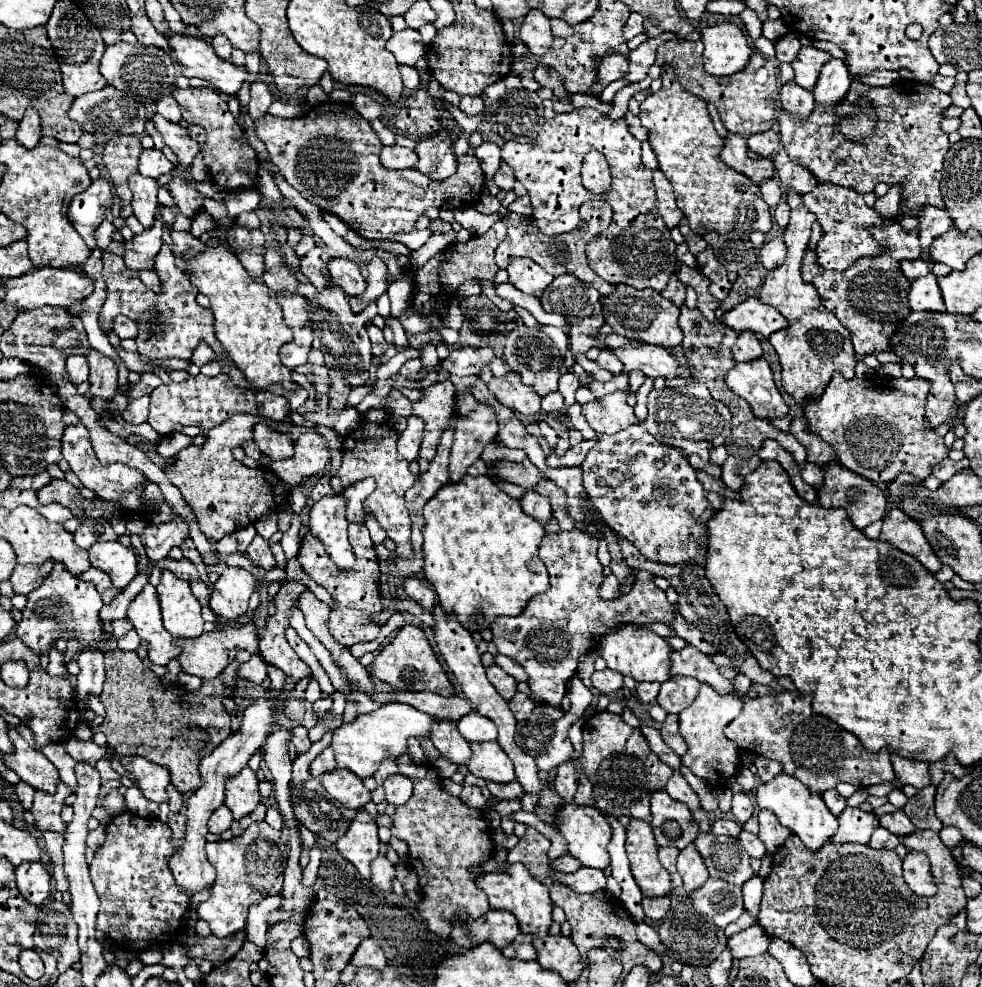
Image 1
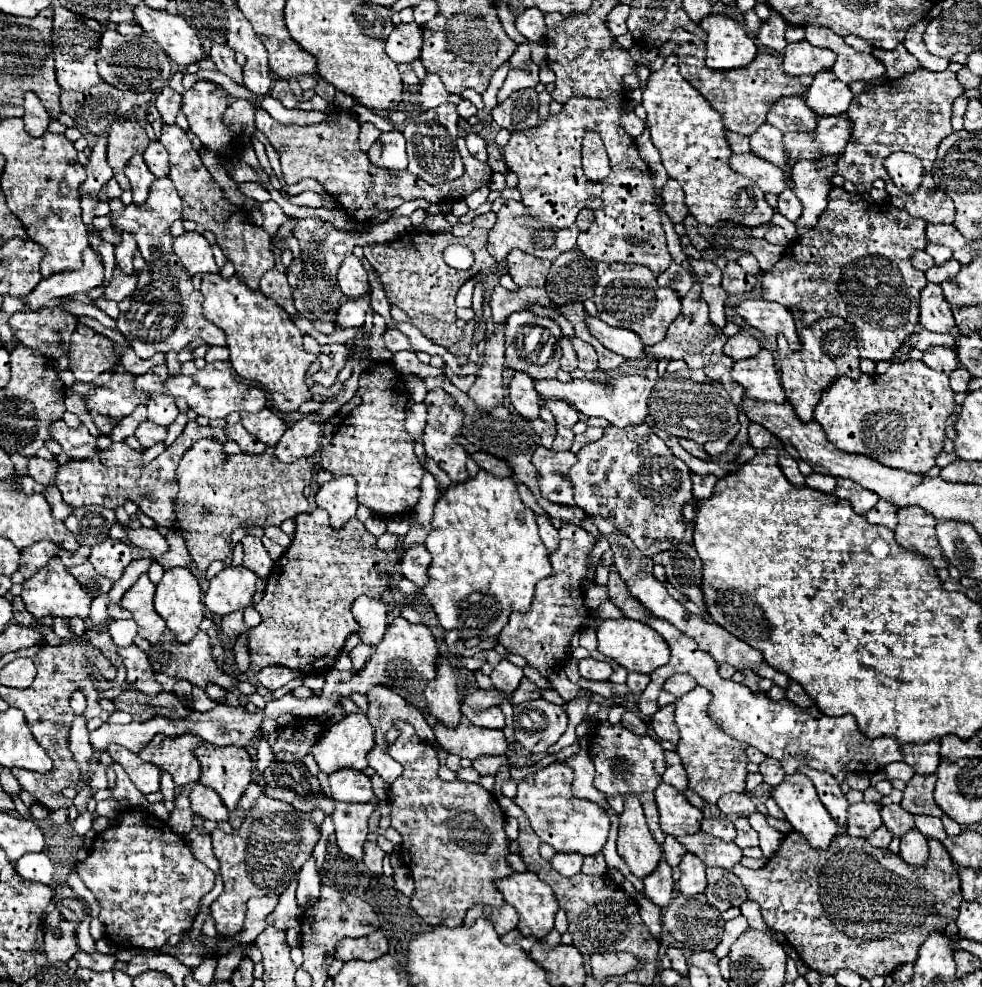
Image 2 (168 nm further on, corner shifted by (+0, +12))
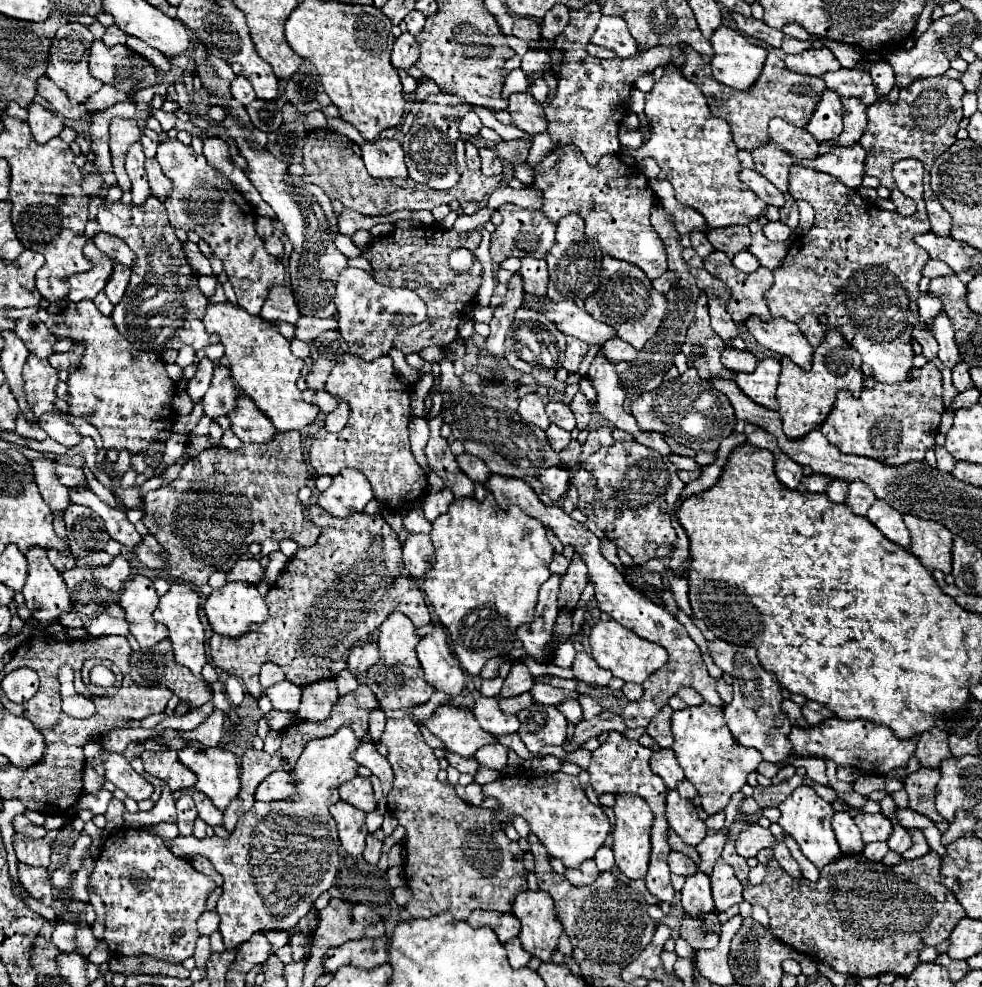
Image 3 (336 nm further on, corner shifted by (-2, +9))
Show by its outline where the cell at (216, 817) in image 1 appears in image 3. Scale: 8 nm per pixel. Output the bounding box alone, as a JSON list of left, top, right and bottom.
[193,792,223,826]

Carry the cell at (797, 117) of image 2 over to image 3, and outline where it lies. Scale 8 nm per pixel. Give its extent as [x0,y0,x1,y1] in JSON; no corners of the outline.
[769,118,819,162]

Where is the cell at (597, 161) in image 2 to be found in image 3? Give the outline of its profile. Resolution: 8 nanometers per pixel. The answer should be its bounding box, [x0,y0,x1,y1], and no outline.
[545,2,685,166]

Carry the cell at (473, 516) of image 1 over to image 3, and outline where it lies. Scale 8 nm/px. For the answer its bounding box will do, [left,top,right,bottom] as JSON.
[423,500,553,674]

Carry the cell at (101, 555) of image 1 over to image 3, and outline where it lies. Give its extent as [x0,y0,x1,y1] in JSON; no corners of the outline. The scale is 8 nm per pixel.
[93,556,131,592]

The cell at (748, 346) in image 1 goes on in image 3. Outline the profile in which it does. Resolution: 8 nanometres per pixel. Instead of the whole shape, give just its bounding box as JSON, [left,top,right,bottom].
[721,348,757,372]

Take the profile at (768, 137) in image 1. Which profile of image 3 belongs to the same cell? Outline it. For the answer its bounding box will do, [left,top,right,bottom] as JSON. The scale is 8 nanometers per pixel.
[753,142,795,194]

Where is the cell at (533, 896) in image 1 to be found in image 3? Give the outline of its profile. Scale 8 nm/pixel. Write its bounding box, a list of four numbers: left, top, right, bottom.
[513,890,563,962]

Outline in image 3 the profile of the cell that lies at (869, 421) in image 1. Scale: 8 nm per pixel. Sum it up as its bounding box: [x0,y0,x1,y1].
[821,362,945,466]

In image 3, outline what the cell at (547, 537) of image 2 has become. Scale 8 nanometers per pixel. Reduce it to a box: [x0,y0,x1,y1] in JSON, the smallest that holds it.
[549,554,569,576]

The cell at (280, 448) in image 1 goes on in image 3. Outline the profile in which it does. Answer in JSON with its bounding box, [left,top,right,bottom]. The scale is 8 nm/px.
[227,394,277,444]

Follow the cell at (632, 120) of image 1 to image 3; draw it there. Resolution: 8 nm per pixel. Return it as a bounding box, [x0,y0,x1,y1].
[619,128,643,152]

